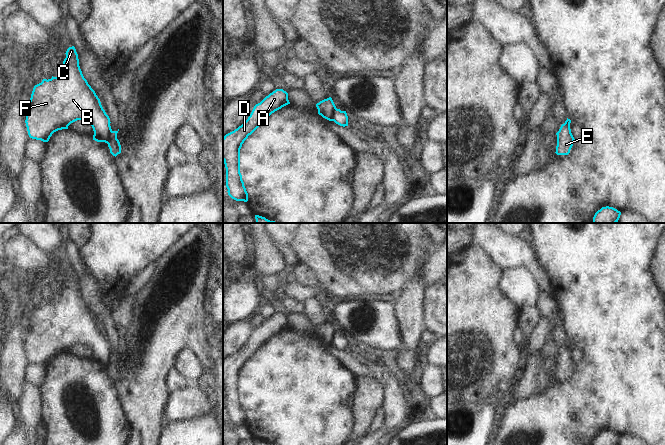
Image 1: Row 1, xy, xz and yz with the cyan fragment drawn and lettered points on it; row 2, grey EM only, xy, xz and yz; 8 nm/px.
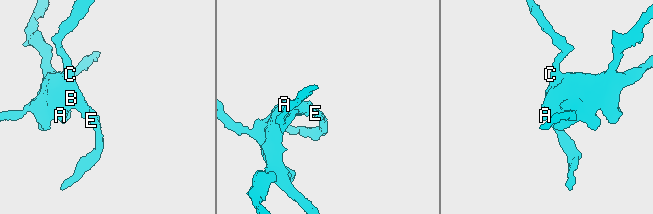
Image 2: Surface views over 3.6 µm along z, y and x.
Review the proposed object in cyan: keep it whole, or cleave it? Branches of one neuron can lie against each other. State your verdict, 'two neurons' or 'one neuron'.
two neurons

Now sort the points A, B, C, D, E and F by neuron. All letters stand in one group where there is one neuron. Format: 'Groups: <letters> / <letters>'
Groups: A B C D F / E.

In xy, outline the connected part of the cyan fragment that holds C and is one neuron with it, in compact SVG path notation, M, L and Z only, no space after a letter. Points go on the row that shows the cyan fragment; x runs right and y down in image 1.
M75 47L65 54L59 75L33 88L25 120L28 135L48 142L54 132L81 120L92 126L93 140L108 143L113 132L110 118L82 74Z

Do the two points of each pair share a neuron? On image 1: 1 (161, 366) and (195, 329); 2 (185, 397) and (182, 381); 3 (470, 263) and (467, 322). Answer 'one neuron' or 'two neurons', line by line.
1: one neuron
2: two neurons
3: one neuron

